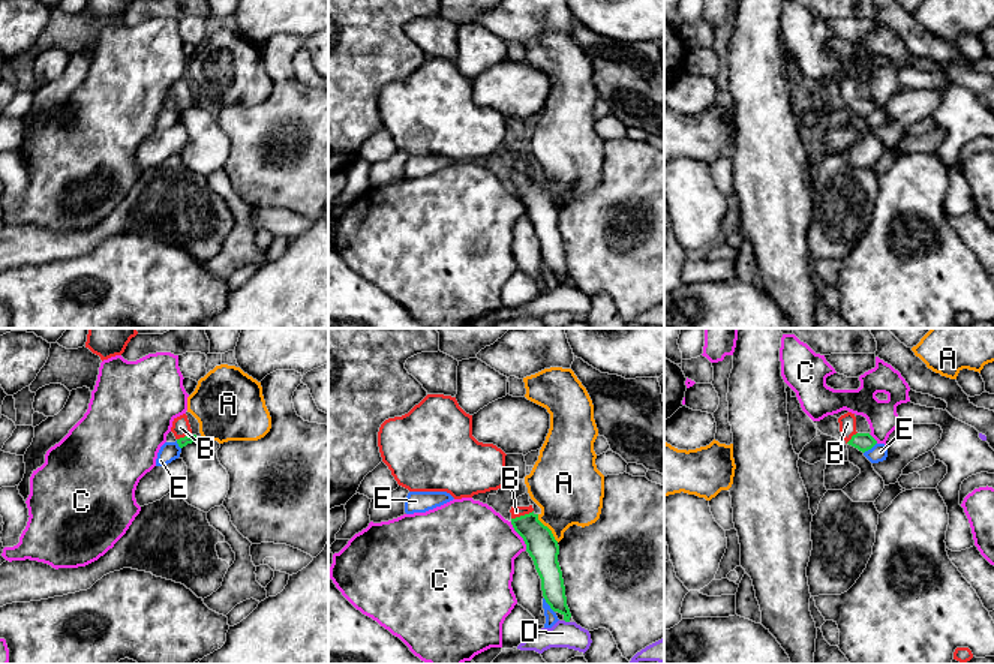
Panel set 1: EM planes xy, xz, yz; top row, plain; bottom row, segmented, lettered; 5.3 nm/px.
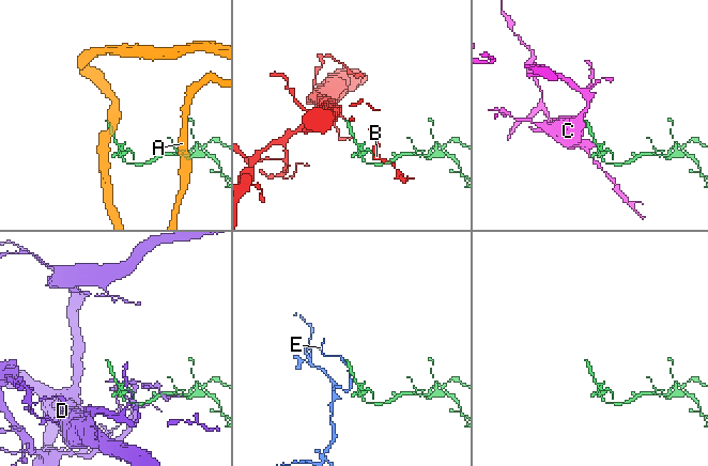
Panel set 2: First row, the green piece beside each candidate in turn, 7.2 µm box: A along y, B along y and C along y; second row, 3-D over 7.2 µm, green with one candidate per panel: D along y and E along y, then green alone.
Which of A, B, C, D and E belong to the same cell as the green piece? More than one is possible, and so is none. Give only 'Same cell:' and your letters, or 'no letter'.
Same cell: B

